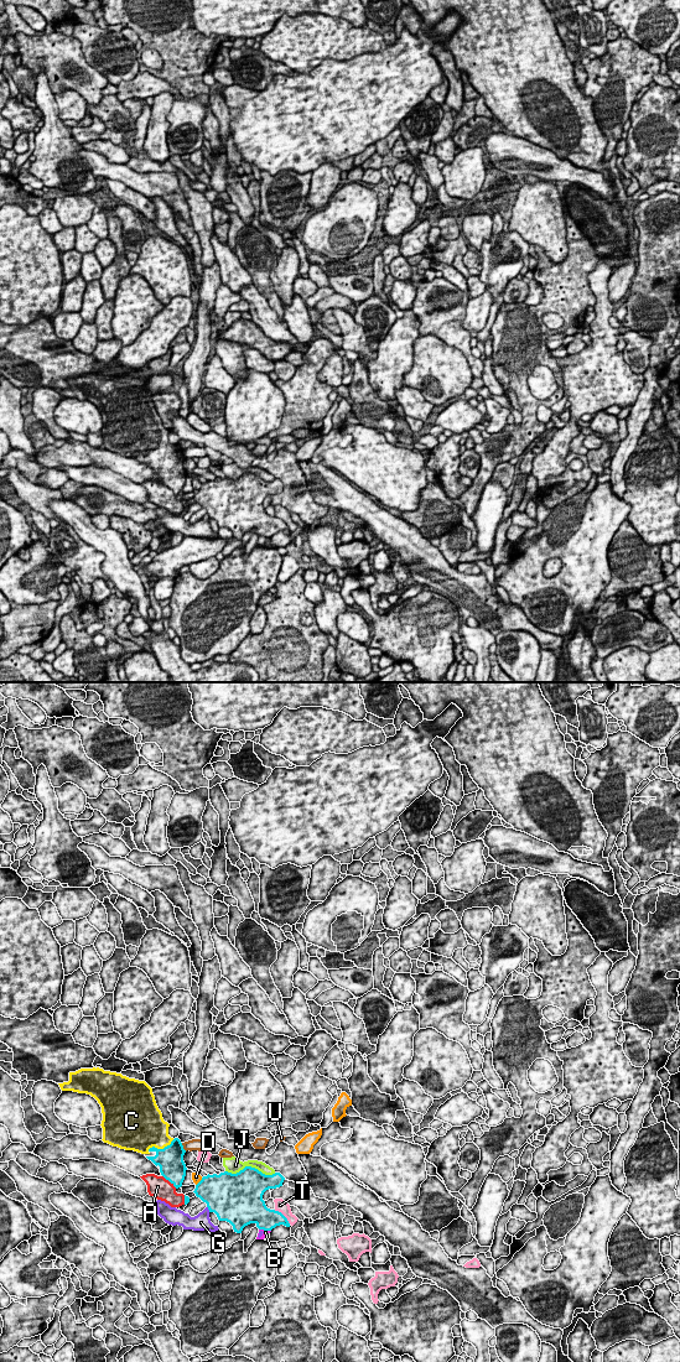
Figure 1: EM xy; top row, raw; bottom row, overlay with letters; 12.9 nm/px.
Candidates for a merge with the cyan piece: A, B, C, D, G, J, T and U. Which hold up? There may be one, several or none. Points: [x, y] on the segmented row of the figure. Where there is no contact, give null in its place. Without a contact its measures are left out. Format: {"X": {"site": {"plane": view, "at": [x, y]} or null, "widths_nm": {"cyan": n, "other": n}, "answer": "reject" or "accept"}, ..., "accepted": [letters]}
{"A": {"site": {"plane": "xy", "at": [170, 1181]}, "widths_nm": {"cyan": 340, "other": 280}, "answer": "reject"}, "B": {"site": {"plane": "xy", "at": [265, 1230]}, "widths_nm": {"cyan": 280, "other": 60}, "answer": "reject"}, "C": {"site": {"plane": "xy", "at": [160, 1149]}, "widths_nm": {"cyan": 340, "other": 380}, "answer": "accept"}, "D": {"site": {"plane": "xy", "at": [200, 1181]}, "widths_nm": {"cyan": 420, "other": 120}, "answer": "reject"}, "G": {"site": {"plane": "xy", "at": [208, 1209]}, "widths_nm": {"cyan": 480, "other": 220}, "answer": "reject"}, "J": {"site": {"plane": "xy", "at": [250, 1166]}, "widths_nm": {"cyan": 440, "other": 200}, "answer": "reject"}, "T": {"site": {"plane": "xy", "at": [283, 1215]}, "widths_nm": {"cyan": 280, "other": 160}, "answer": "reject"}, "U": {"site": {"plane": "xy", "at": [182, 1147]}, "widths_nm": {"cyan": 340, "other": 160}, "answer": "reject"}, "accepted": ["C"]}

